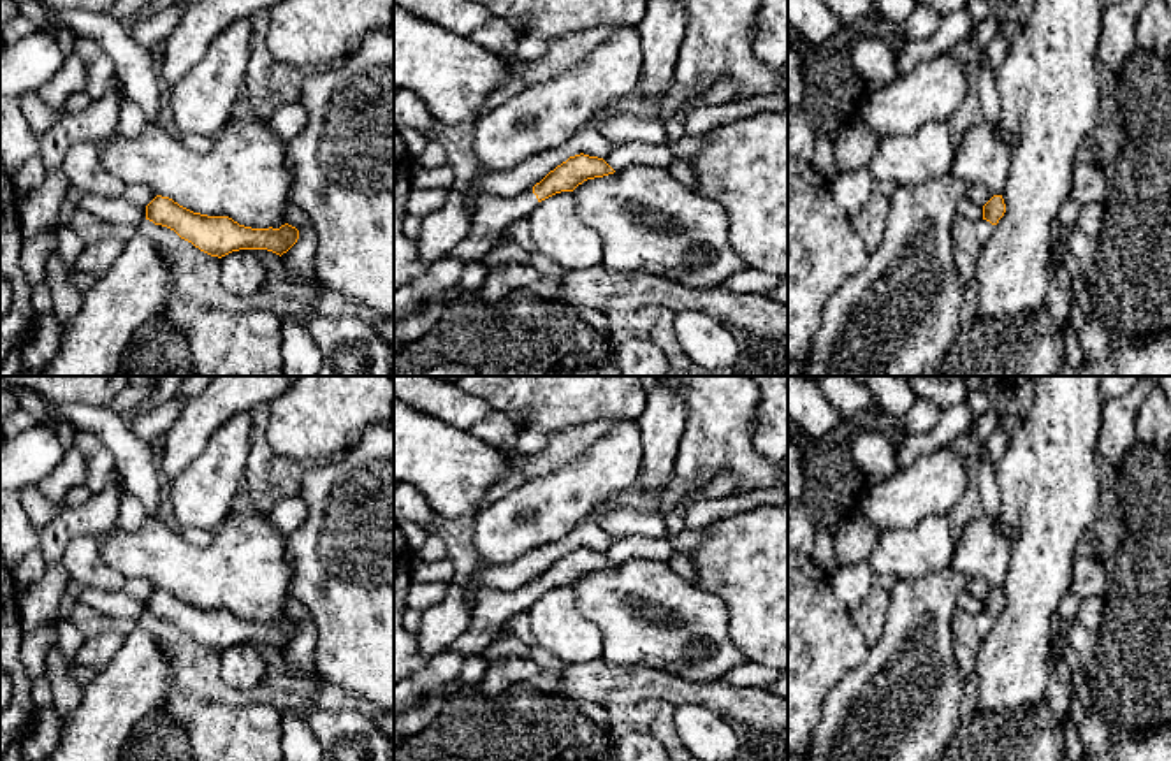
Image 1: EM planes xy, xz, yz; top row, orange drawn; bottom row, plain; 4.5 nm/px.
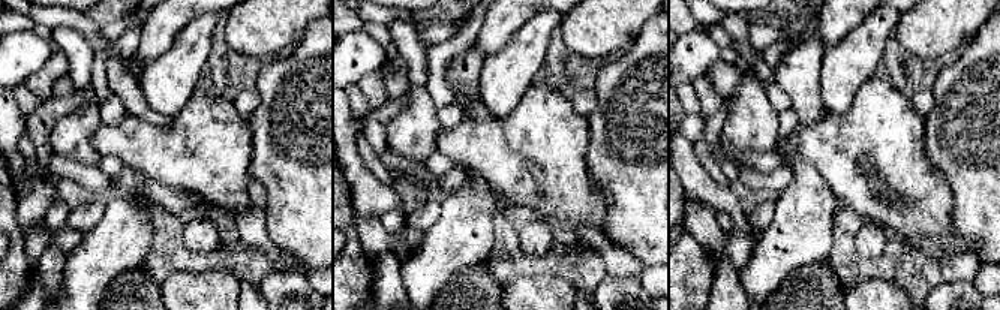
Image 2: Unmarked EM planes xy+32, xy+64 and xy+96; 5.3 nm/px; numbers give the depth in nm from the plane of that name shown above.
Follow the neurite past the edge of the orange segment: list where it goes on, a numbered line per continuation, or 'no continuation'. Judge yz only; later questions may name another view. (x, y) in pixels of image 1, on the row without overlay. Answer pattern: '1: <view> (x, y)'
no continuation

